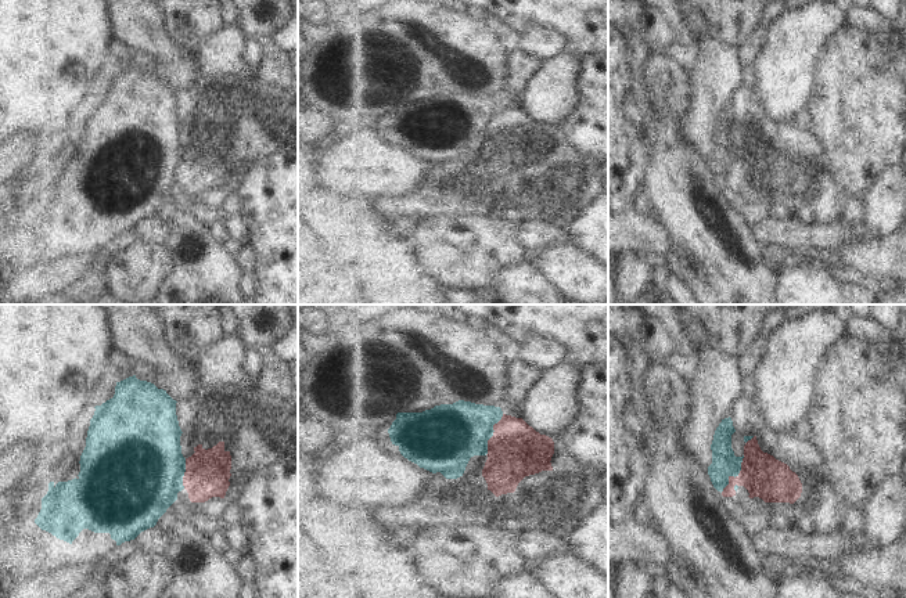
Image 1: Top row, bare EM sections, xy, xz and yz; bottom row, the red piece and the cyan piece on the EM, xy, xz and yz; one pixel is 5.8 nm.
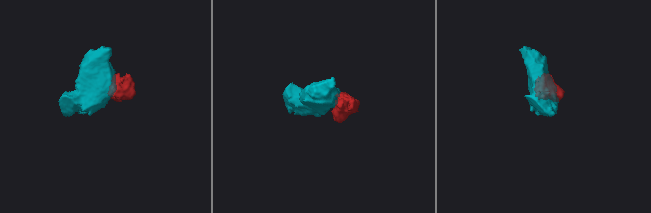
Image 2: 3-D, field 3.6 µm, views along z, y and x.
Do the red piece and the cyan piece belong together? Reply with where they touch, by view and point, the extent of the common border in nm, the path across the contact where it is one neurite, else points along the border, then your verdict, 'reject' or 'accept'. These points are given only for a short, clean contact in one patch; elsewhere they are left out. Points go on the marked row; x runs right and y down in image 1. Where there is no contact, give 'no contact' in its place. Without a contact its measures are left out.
yz (733, 476) | 260 nm | along yz (744, 456), (740, 471), (729, 478), (729, 483), (721, 492) | reject

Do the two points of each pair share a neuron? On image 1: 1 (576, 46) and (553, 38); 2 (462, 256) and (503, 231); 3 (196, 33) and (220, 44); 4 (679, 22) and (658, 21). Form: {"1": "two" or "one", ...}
{"1": "two", "2": "one", "3": "two", "4": "two"}

